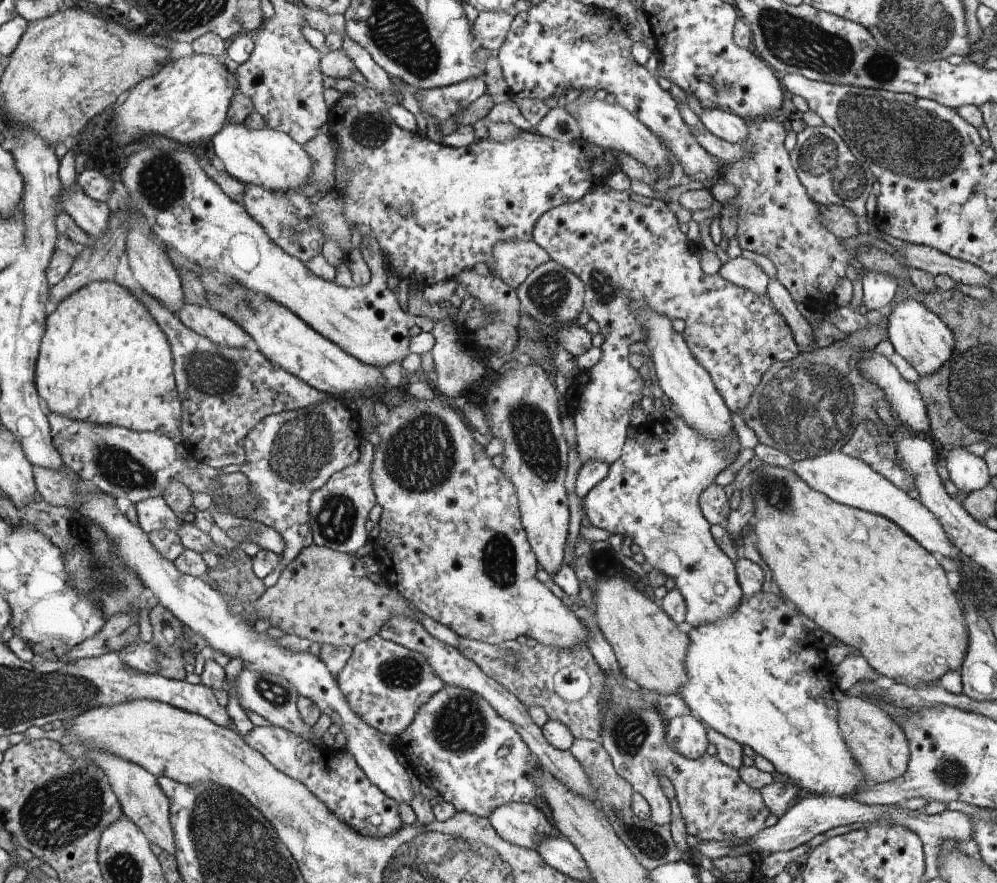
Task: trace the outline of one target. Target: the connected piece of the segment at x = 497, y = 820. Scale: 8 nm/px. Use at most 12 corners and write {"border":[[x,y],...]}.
{"border":[[530,803],[504,804],[487,819],[503,840],[536,849],[561,835]]}

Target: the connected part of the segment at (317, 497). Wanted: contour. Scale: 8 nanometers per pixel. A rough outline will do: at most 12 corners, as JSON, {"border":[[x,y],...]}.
{"border":[[363,458],[311,497],[314,544],[356,554],[374,508]]}

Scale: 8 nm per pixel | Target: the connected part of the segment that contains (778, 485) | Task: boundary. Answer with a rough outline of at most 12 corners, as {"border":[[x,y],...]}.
{"border":[[750,473],[791,606],[906,687],[960,670],[959,594],[888,518]]}

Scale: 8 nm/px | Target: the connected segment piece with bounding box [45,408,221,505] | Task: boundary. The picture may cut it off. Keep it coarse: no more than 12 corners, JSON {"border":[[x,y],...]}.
{"border":[[45,408],[76,475],[137,504],[172,481],[218,500],[217,470],[189,469],[165,432]]}

